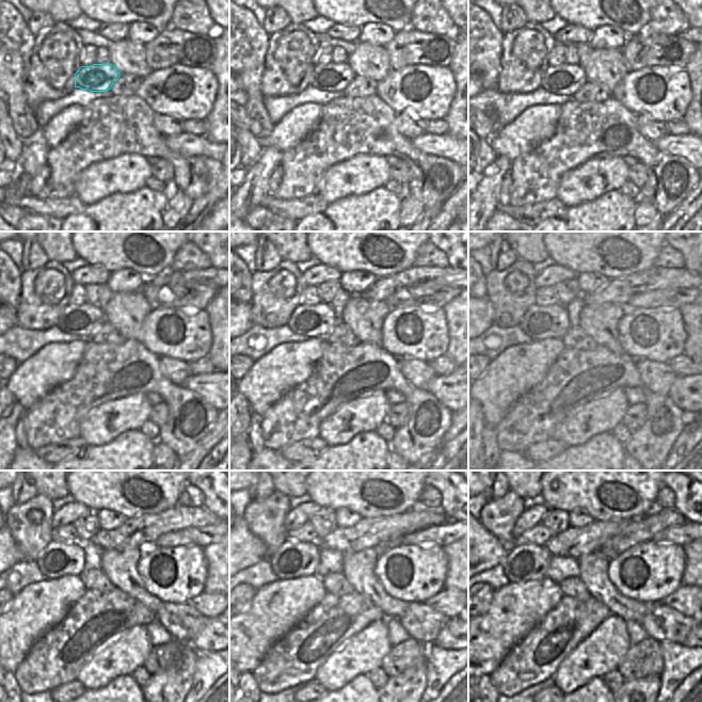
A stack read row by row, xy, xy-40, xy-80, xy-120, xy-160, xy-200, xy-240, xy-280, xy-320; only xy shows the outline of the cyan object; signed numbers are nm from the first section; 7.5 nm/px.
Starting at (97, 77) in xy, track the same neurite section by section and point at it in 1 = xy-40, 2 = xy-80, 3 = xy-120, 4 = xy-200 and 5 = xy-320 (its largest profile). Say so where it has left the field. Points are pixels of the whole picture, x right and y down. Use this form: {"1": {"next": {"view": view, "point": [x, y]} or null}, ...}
{"1": {"next": {"view": "xy-40", "point": [331, 77]}}, "2": {"next": {"view": "xy-80", "point": [567, 79]}}, "3": {"next": {"view": "xy-120", "point": [85, 319]}}, "4": {"next": {"view": "xy-200", "point": [539, 322]}}, "5": {"next": {"view": "xy-320", "point": [523, 562]}}}

